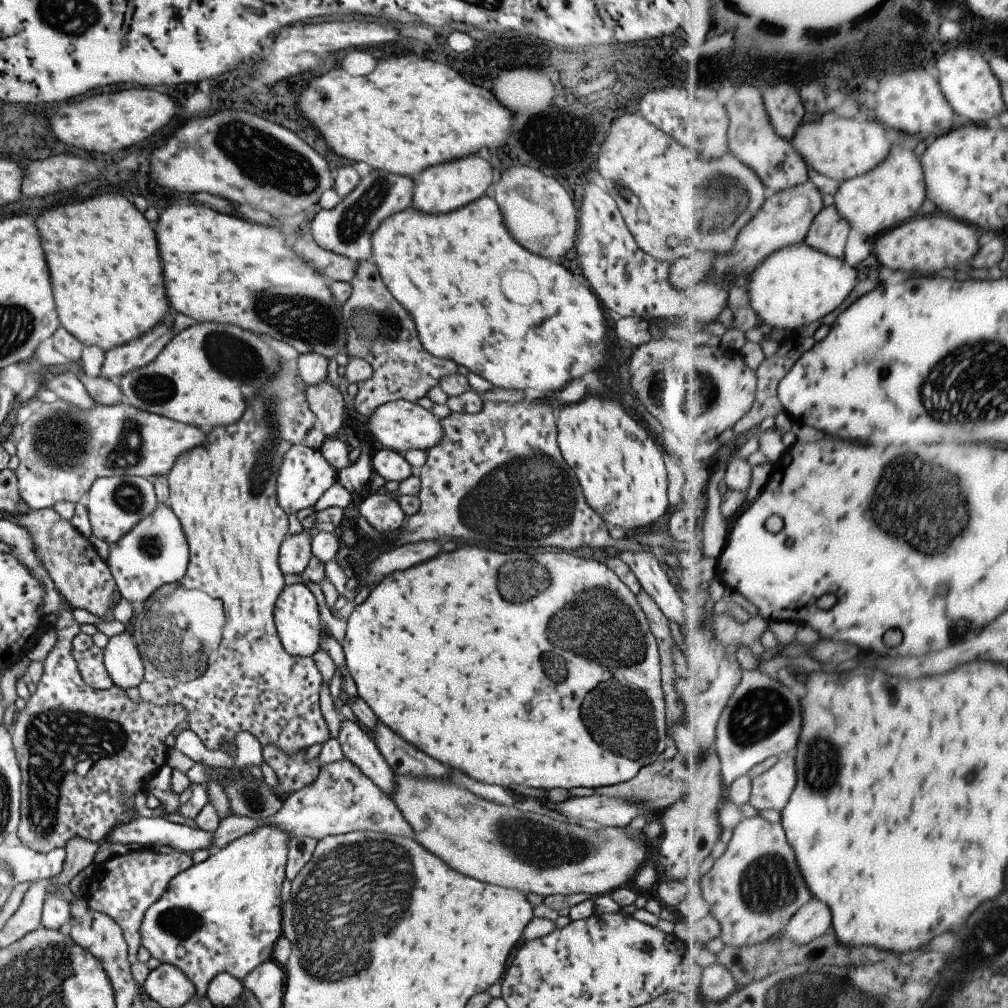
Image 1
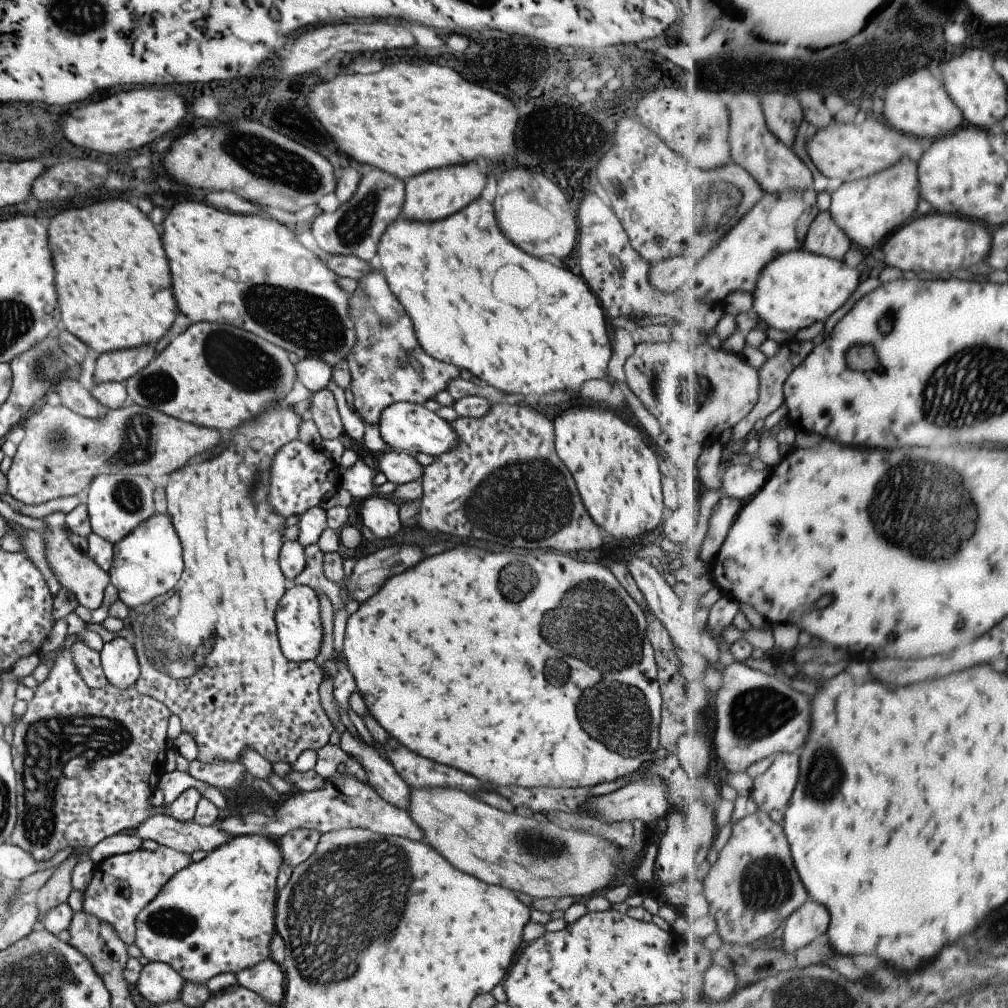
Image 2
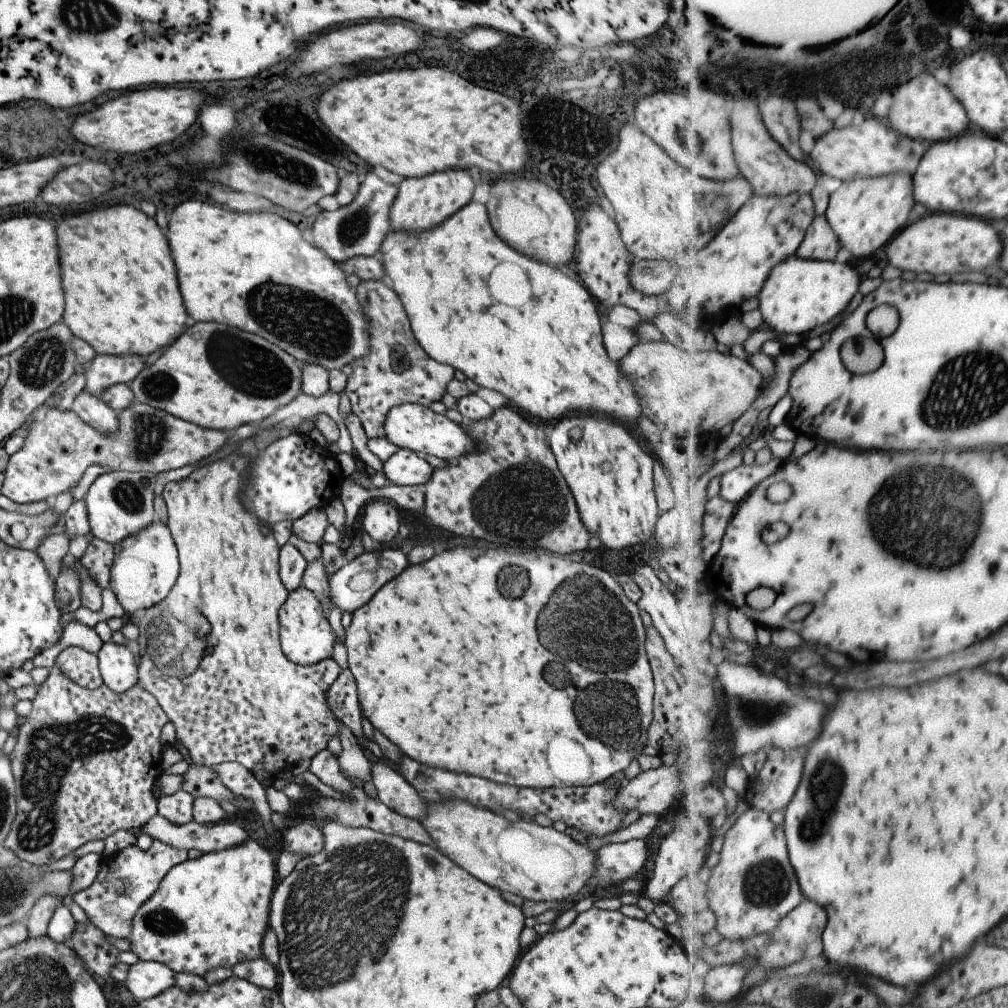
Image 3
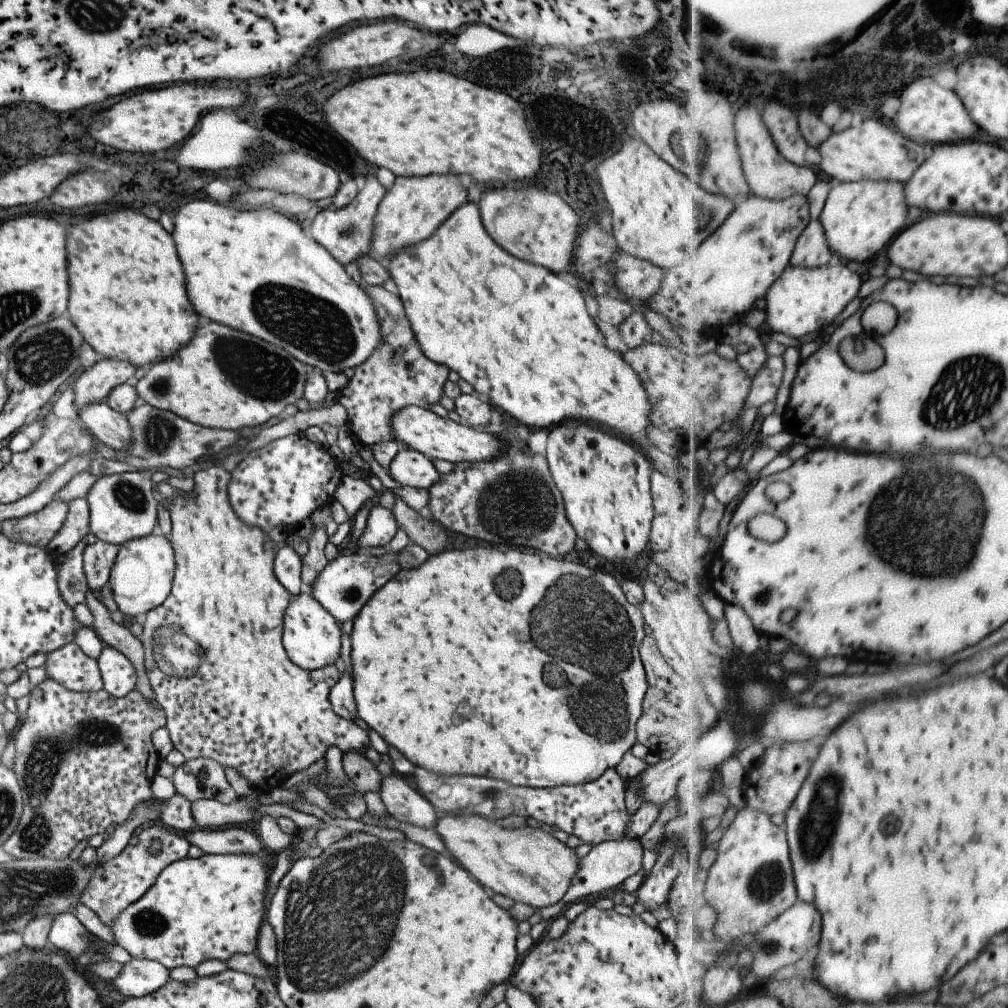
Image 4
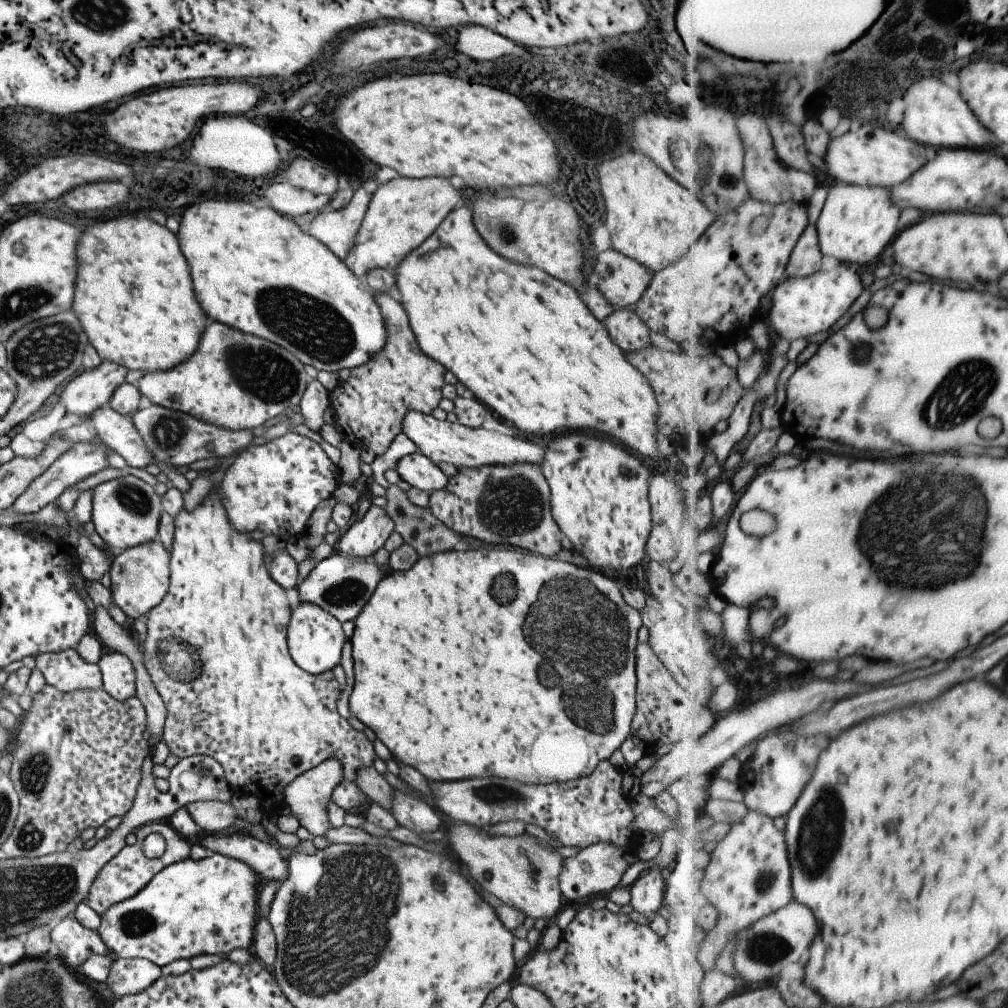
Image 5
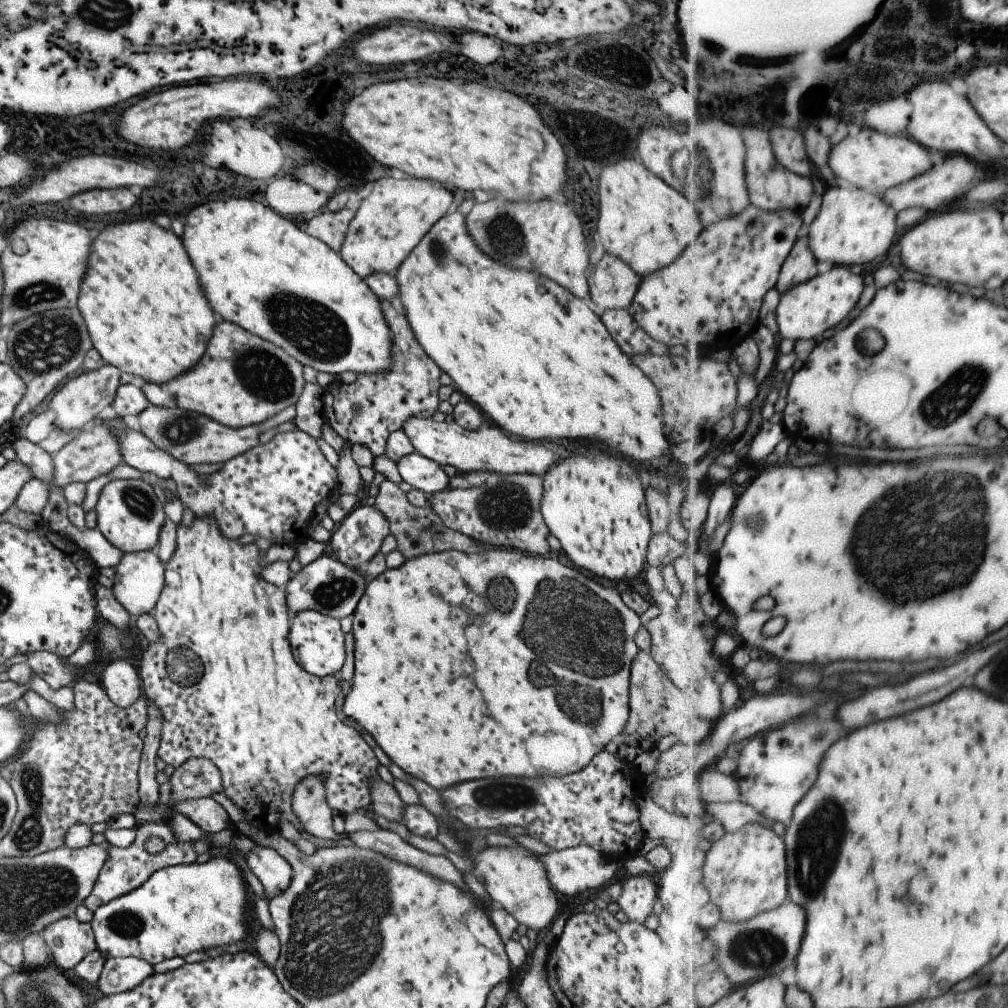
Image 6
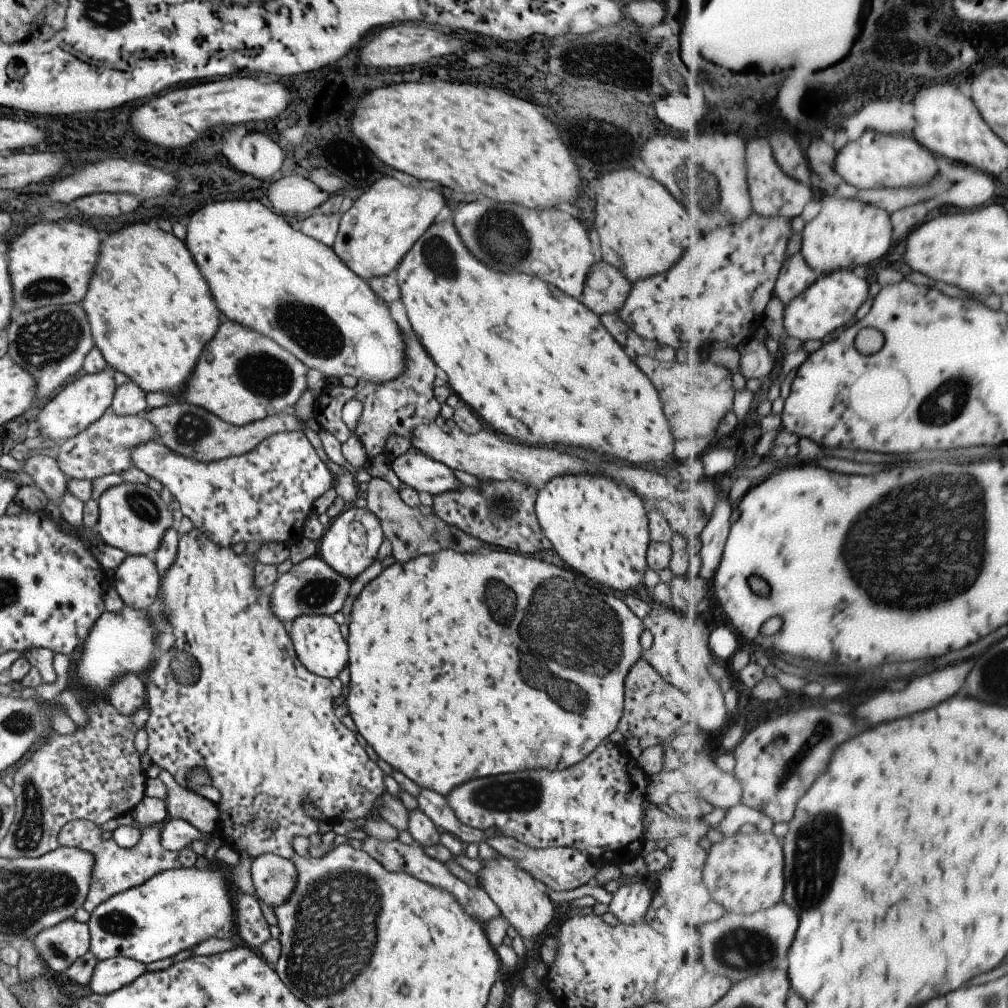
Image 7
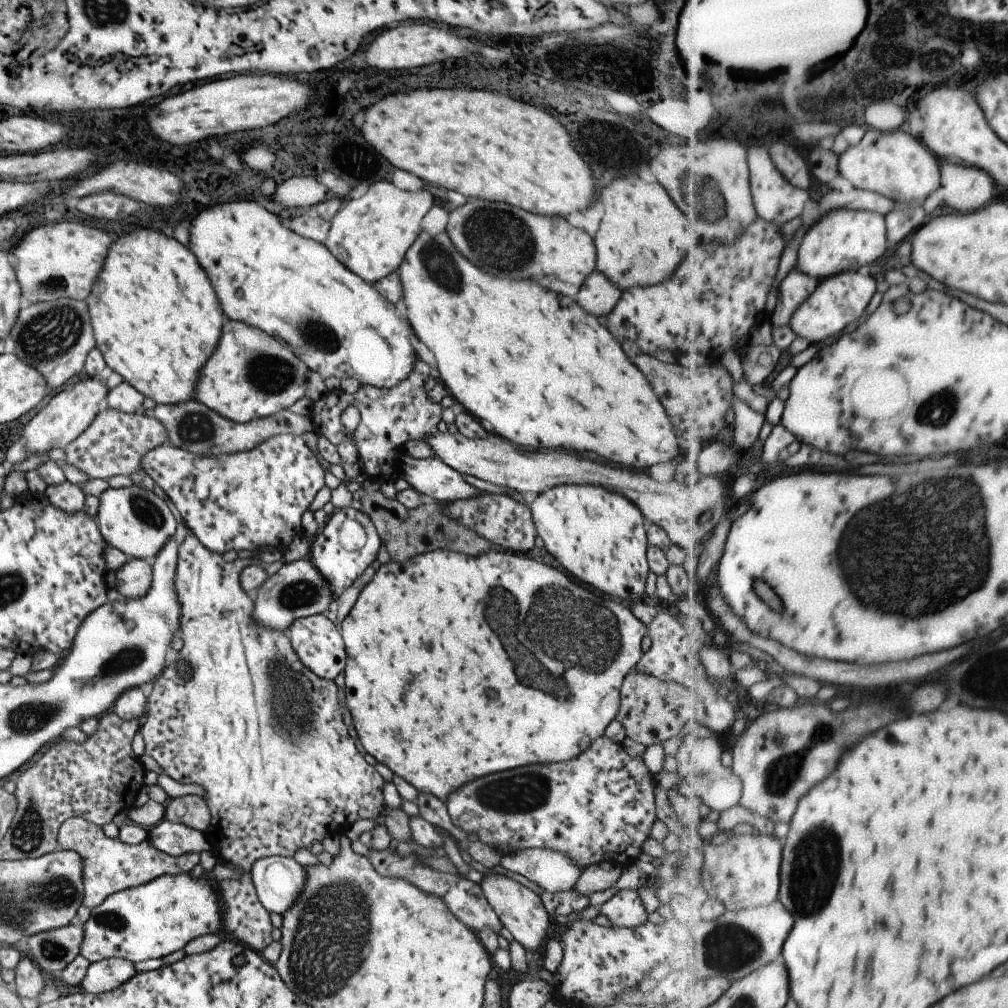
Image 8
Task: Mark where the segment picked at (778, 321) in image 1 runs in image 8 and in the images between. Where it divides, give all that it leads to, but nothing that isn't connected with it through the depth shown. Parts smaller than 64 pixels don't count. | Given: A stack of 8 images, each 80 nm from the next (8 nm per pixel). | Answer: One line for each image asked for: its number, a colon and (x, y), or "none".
2: (797, 289)
3: (800, 294)
4: (803, 300)
5: (801, 307)
6: (815, 308)
7: (829, 306)
8: (839, 301)

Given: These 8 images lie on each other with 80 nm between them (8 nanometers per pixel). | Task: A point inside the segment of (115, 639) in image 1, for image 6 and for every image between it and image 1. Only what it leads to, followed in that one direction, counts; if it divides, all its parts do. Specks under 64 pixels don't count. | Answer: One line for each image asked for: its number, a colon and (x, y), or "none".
2: (118, 660)
3: (117, 663)
4: (118, 676)
5: (117, 674)
6: (119, 679)

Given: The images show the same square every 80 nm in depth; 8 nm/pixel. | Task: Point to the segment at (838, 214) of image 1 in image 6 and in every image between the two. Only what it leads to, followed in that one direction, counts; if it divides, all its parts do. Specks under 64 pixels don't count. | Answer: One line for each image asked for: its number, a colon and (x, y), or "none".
2: (825, 237)
3: (822, 243)
4: (813, 249)
5: (807, 259)
6: (801, 266)

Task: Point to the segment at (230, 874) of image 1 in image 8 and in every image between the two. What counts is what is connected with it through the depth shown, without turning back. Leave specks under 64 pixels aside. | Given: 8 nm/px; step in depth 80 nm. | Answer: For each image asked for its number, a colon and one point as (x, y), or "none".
2: (217, 915)
3: (209, 912)
4: (210, 907)
5: (208, 906)
6: (184, 908)
7: (174, 910)
8: (148, 921)

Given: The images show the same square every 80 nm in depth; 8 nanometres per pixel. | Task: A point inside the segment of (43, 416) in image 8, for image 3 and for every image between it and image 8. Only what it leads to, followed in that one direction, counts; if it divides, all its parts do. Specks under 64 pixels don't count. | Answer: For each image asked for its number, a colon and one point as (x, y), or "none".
3: (103, 370)
4: (93, 384)
5: (91, 389)
6: (80, 399)
7: (81, 402)

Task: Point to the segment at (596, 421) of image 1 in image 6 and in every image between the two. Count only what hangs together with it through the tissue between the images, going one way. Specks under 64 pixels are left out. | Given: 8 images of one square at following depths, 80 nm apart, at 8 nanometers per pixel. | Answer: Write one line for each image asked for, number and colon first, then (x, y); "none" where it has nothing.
2: (616, 474)
3: (611, 480)
4: (604, 483)
5: (598, 492)
6: (593, 503)

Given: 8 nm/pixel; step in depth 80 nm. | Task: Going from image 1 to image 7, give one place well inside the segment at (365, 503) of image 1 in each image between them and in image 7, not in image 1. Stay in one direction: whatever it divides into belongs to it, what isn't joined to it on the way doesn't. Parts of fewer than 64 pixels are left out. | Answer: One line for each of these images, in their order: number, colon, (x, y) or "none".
2: (379, 514)
3: (380, 520)
4: (380, 526)
5: (361, 539)
6: (357, 538)
7: (350, 544)

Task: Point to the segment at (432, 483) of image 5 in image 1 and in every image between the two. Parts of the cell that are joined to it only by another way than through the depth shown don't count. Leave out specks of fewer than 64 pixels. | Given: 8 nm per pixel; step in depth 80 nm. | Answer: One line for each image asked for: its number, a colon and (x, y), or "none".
1: (390, 466)
2: (398, 467)
3: (403, 467)
4: (408, 467)

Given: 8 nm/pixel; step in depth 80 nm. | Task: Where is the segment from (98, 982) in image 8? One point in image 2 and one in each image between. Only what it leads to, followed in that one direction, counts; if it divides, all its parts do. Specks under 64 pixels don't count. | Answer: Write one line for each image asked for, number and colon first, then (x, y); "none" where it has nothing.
2: (158, 983)
3: (145, 979)
4: (138, 977)
5: (126, 976)
6: (119, 974)
7: (108, 975)

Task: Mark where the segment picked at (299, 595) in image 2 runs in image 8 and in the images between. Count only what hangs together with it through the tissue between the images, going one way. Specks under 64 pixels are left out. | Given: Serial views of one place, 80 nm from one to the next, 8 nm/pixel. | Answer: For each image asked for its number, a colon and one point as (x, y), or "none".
3: (305, 637)
4: (310, 638)
5: (314, 638)
6: (316, 643)
7: (317, 643)
8: (315, 640)

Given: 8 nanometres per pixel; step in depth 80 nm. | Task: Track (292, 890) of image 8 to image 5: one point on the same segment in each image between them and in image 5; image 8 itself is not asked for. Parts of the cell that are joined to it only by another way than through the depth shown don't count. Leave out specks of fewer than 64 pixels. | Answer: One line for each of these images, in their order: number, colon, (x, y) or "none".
5: (261, 856)
6: (269, 867)
7: (273, 877)

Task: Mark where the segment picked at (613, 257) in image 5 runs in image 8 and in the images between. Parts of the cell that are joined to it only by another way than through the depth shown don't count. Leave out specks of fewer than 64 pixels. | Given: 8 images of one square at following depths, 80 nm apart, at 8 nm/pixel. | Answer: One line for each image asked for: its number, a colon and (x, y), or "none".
6: (612, 284)
7: (605, 289)
8: (597, 296)

